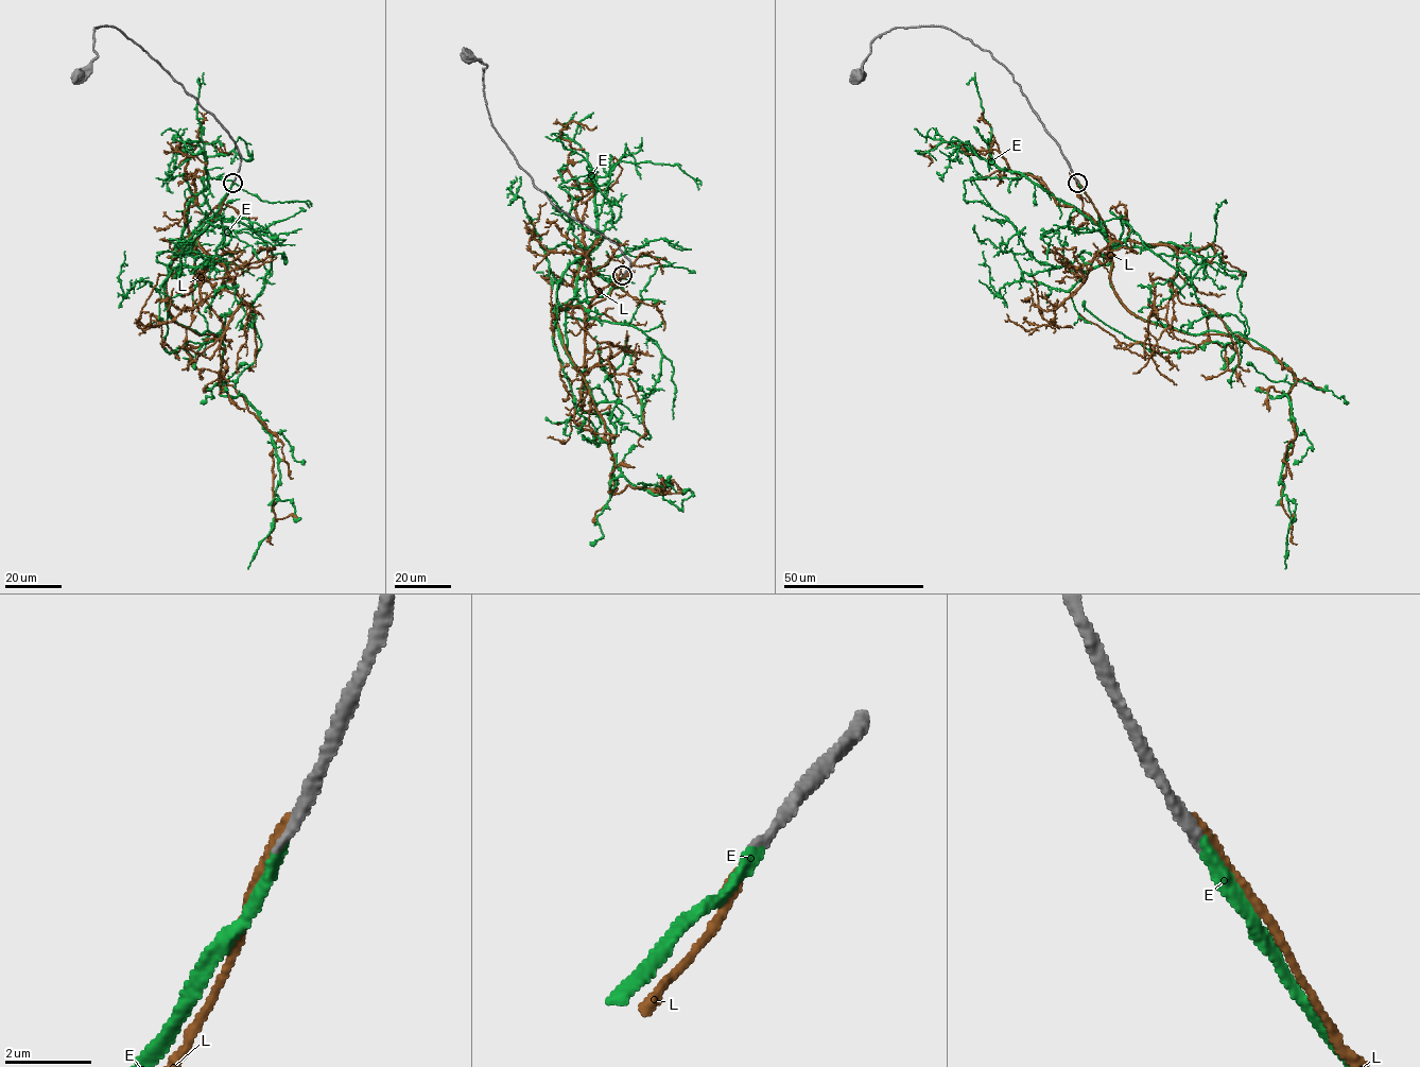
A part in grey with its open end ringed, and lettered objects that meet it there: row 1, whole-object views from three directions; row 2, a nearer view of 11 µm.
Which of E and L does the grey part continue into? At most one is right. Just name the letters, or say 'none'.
E

